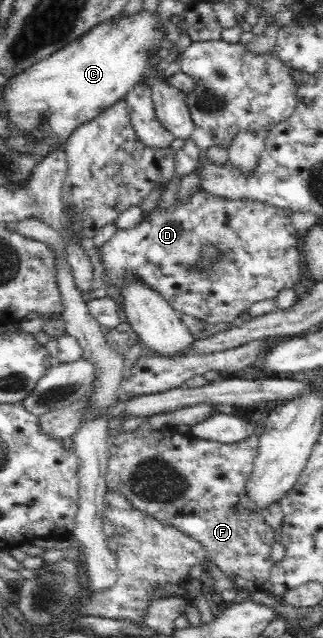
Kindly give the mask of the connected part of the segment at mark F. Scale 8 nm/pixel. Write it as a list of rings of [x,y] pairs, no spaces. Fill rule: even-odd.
[[[140,426],[128,432],[113,429],[108,435],[107,490],[119,491],[133,508],[198,540],[206,550],[207,562],[215,564],[227,578],[233,581],[231,576],[235,574],[248,580],[250,587],[260,587],[275,564],[270,555],[275,536],[262,513],[245,509],[245,505],[250,506],[245,490],[258,453],[259,438],[253,433],[245,440],[223,444],[197,439],[191,432],[180,434],[171,427],[149,431]]]

